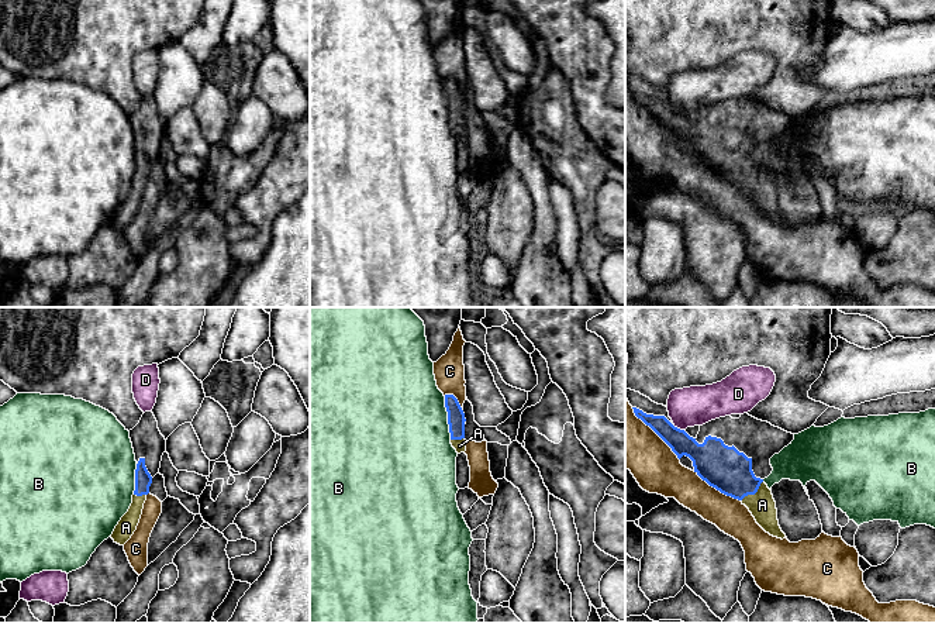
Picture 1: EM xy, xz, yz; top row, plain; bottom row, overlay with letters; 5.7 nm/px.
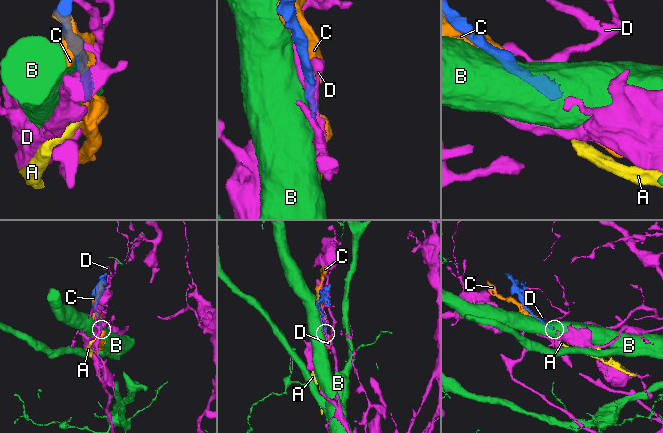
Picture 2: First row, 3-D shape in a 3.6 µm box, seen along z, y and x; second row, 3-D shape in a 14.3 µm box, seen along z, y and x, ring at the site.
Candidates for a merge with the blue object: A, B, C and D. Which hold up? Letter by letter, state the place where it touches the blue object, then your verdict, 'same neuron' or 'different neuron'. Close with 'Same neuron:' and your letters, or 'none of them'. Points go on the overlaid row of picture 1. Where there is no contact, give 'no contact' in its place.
A: contact yz (754, 494); same neuron
B: contact xz (448, 417); different neuron
C: contact yz (655, 432); different neuron
D: contact yz (679, 429); different neuron
Same neuron: A

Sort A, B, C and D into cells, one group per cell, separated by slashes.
A / B / C / D

